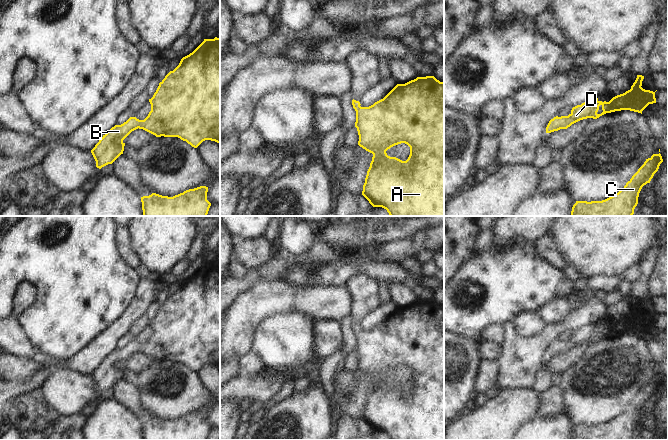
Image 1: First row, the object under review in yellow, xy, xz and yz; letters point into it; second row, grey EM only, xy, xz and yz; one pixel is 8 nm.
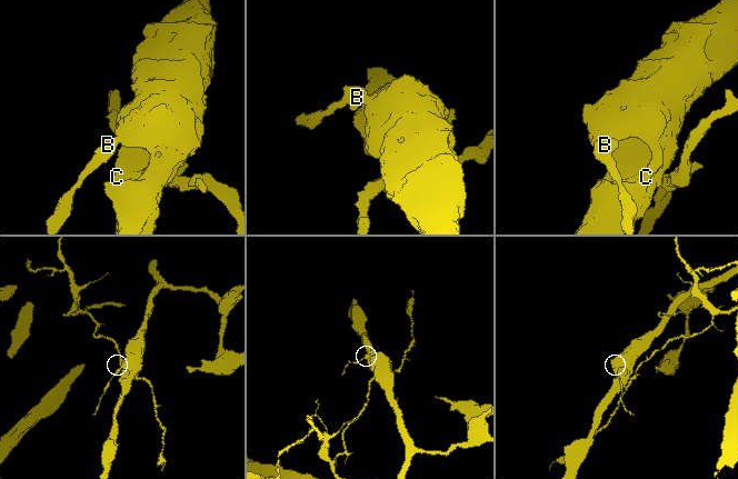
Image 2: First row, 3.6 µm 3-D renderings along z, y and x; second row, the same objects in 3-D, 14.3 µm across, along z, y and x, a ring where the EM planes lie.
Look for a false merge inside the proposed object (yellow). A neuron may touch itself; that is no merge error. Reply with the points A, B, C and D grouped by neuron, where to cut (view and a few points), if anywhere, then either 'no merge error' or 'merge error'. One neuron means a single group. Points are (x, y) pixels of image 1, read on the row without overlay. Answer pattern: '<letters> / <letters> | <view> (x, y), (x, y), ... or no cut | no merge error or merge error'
A B C D | no cut | no merge error

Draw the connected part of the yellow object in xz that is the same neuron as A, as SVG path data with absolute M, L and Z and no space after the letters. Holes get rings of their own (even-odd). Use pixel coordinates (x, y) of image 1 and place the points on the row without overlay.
M434 300L417 301L405 308L397 308L383 323L369 331L361 331L360 326L354 323L352 329L356 335L355 351L359 359L358 369L373 378L363 409L362 419L373 431L386 433L390 440L444 440L444 306L440 306ZM401 367L405 367L410 371L410 379L406 385L390 381L386 377L388 373Z

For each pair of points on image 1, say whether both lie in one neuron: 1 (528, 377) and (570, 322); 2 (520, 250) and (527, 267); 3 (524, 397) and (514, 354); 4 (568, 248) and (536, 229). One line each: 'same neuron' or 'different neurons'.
1: same neuron
2: same neuron
3: different neurons
4: different neurons

